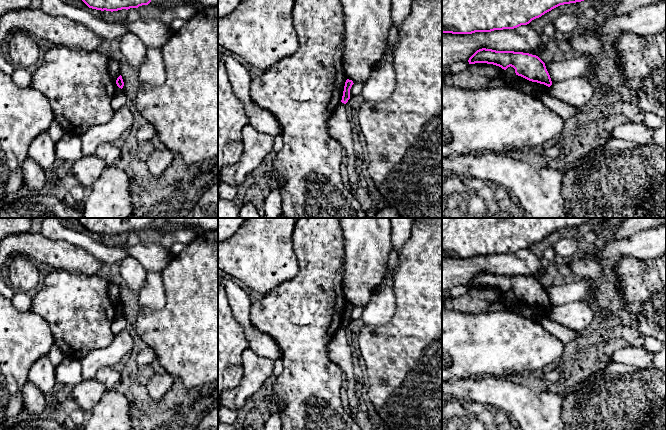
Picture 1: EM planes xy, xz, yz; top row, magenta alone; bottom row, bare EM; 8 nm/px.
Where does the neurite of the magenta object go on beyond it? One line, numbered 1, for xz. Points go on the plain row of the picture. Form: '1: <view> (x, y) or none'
1: none

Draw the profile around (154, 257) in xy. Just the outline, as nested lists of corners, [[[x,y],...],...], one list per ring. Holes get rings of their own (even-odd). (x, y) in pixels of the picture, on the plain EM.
[[[140,242],[135,246],[125,244],[121,248],[135,258],[147,273],[162,272],[173,258],[170,249],[157,242]]]

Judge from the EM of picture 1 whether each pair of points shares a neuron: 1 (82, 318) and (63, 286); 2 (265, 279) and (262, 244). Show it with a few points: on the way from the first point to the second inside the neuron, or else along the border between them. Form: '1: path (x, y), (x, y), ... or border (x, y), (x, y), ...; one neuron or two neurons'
1: path (79, 310), (63, 294); one neuron
2: path (263, 270), (263, 253); one neuron

